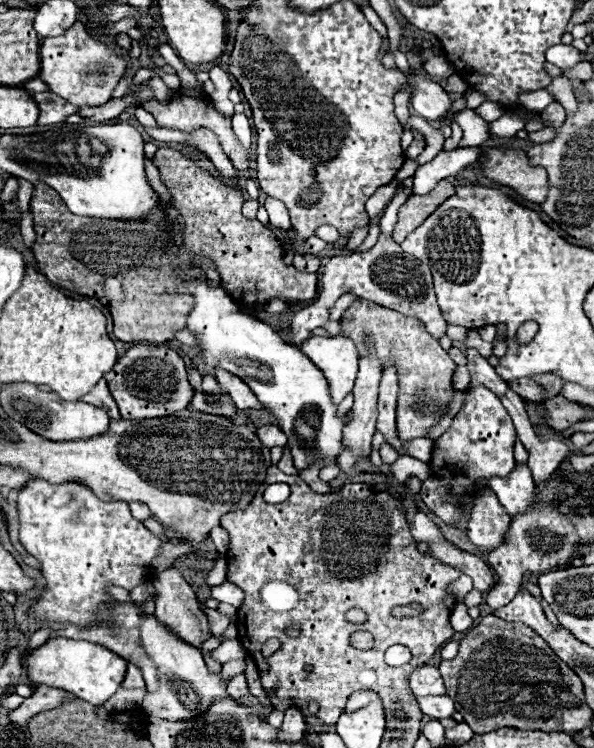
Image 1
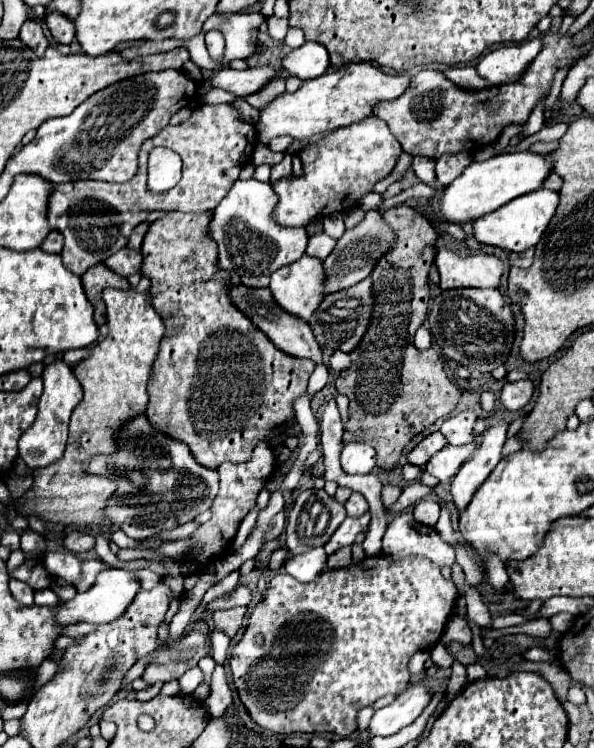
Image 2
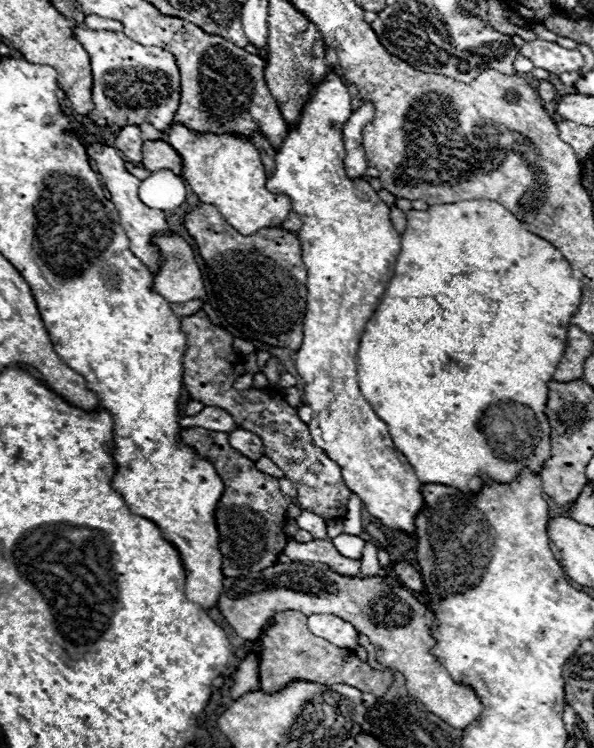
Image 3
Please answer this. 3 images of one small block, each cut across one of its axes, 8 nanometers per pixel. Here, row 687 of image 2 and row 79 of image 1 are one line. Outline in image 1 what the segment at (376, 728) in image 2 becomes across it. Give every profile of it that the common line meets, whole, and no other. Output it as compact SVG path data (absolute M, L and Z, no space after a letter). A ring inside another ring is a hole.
M410 76L406 88L412 92L412 106L418 116L426 118L428 122L444 120L444 114L450 110L452 100L440 84L424 80L420 76Z

